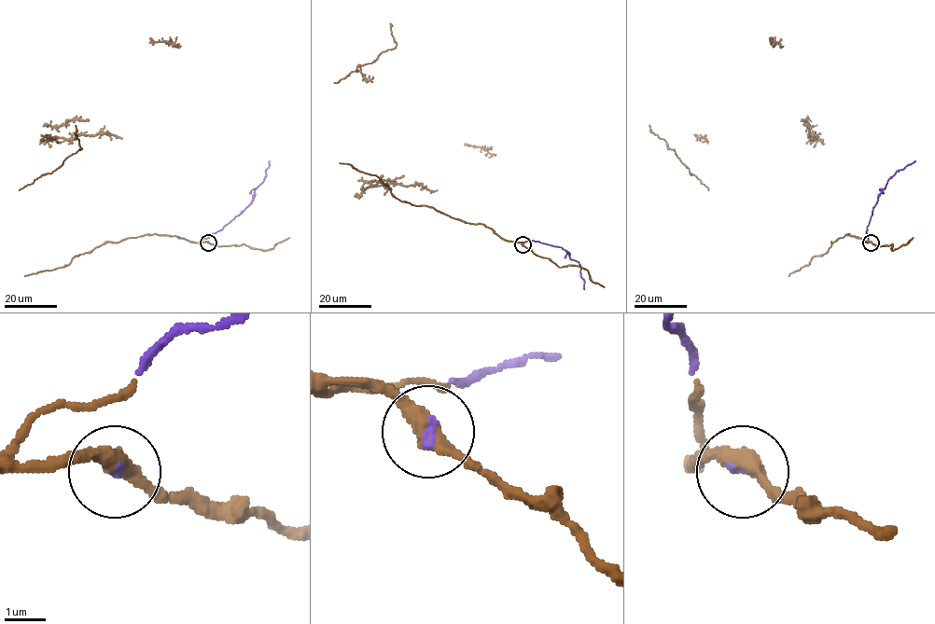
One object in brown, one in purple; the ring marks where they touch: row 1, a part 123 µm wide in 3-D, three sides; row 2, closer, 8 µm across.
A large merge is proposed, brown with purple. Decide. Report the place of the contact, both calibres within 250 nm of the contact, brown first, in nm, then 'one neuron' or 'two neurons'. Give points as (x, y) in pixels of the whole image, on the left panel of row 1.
place (208, 242); calibres 400 and 100 nm; one neuron

